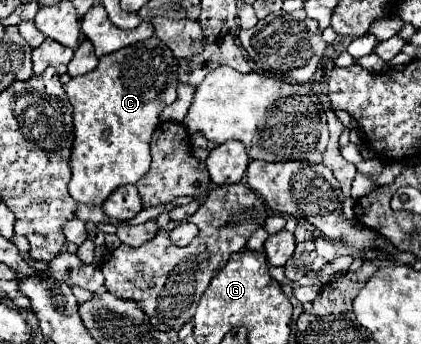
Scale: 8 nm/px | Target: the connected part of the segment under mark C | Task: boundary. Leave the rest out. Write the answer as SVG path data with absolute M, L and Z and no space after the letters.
M157 38L137 42L113 54L99 58L99 66L83 78L71 78L65 92L73 106L73 148L71 148L71 182L69 194L75 202L87 206L101 206L113 190L137 182L151 162L149 142L159 126L159 112L177 100L177 60L173 52Z

